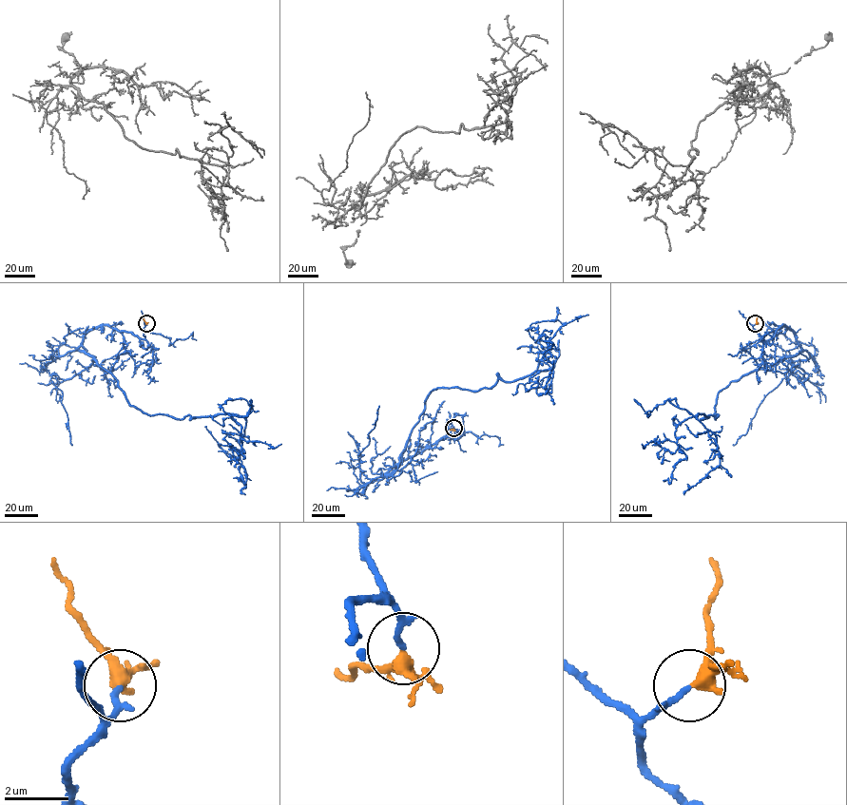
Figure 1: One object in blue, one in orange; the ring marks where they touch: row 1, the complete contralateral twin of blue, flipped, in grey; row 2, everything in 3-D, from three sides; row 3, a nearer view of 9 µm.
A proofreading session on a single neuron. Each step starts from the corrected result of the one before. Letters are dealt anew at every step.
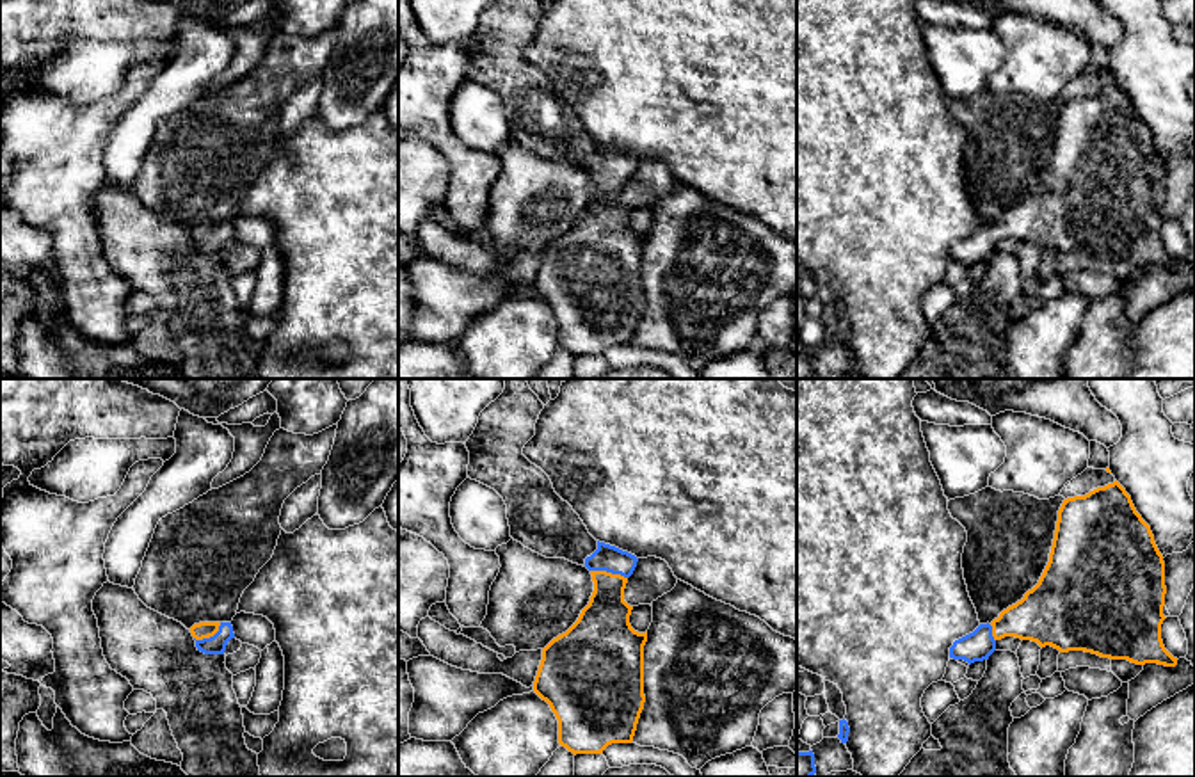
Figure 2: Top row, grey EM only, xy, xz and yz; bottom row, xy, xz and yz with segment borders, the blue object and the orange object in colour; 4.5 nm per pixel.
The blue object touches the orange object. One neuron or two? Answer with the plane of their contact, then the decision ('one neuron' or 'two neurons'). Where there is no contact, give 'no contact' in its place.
xz | one neuron

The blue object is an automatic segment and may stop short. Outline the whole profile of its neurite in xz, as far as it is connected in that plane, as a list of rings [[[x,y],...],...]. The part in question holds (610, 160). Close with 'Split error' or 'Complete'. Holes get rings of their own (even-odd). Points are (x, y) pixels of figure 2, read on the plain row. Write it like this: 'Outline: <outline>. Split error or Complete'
Outline: [[[598,142],[598,151],[585,160],[592,176],[594,194],[578,222],[542,251],[542,261],[533,283],[533,293],[549,306],[558,322],[558,345],[576,356],[603,356],[612,345],[631,345],[644,311],[644,247],[647,233],[638,235],[630,226],[633,208],[624,203],[628,180],[638,160],[628,153]]]. Split error

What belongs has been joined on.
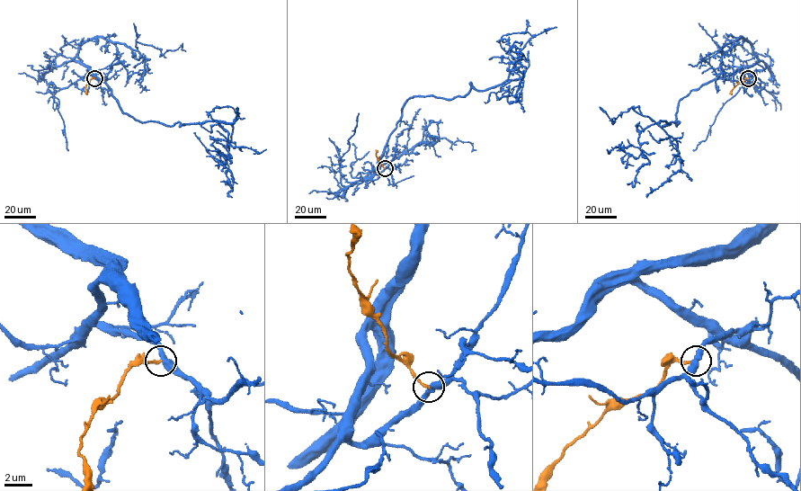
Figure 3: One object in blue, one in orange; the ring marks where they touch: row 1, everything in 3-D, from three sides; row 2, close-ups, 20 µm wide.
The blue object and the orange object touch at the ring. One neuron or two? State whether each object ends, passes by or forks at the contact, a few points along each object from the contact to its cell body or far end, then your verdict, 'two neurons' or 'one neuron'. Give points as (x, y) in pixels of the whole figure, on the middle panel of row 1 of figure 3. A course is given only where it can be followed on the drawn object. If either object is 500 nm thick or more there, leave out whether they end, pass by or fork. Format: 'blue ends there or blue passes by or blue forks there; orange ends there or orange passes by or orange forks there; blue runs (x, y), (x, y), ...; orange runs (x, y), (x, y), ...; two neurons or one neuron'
blue passes by; orange ends there; blue runs (385, 168), (376, 173), (410, 98), (453, 99), (521, 77), (528, 61), (499, 40), (525, 32), (527, 20); orange runs (385, 168), (376, 156), (377, 152); two neurons

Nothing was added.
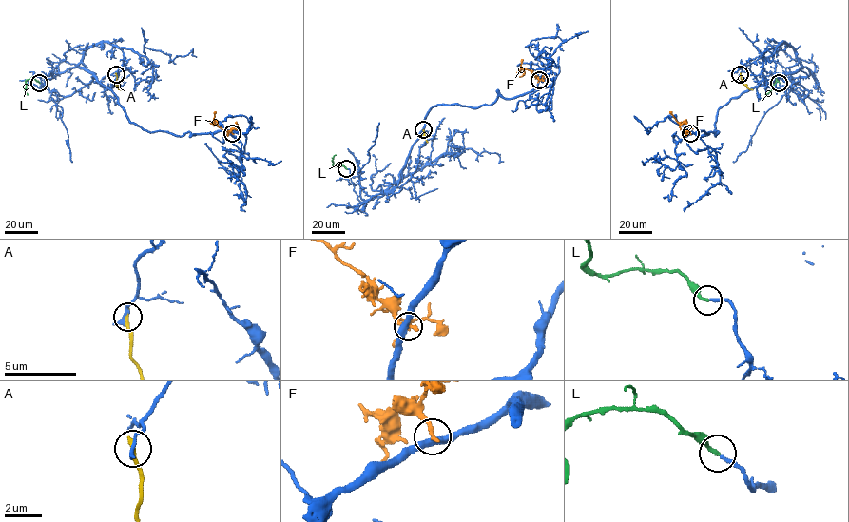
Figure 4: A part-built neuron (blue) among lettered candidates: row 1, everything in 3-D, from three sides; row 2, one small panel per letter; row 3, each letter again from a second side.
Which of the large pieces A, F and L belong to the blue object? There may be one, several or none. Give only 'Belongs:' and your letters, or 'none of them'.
Belongs: L

